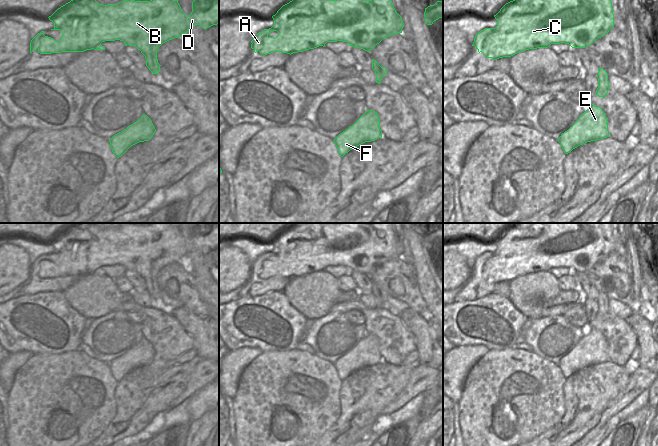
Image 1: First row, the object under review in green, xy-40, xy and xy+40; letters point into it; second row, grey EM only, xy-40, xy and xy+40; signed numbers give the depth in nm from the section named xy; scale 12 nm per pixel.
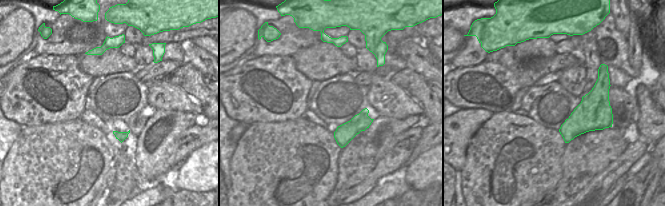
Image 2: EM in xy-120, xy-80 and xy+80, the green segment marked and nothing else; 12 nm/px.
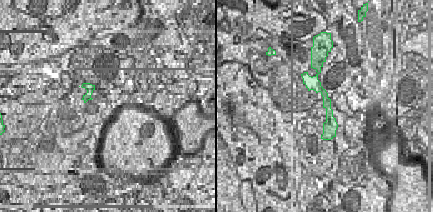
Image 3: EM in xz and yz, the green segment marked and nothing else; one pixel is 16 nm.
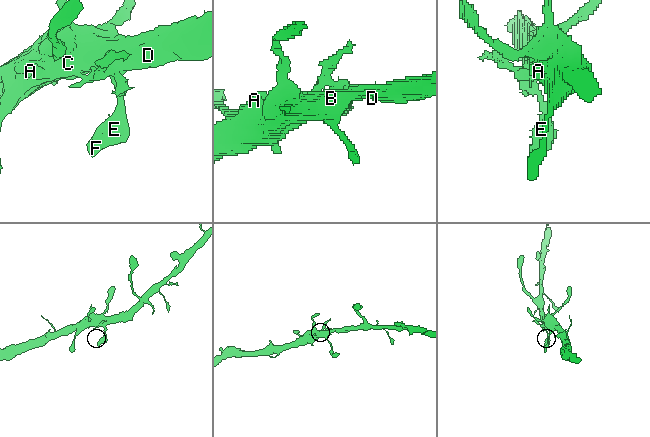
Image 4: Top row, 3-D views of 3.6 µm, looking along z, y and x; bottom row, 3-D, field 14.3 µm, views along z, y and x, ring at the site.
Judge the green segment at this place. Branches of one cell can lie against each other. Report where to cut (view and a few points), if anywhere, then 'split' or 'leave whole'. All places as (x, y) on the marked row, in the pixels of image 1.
cut in xy along (381, 67), (375, 72); split

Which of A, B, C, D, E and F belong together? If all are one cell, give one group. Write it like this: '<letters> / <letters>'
A B C D / E F

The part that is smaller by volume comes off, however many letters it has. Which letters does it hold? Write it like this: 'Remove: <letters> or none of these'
Remove: E, F

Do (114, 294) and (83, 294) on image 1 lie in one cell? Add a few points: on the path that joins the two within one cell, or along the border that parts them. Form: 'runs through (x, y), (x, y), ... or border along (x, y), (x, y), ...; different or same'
runs through (106, 294), (91, 294); same

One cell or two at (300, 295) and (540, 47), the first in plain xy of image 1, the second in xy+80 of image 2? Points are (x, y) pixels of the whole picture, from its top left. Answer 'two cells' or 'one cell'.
one cell

